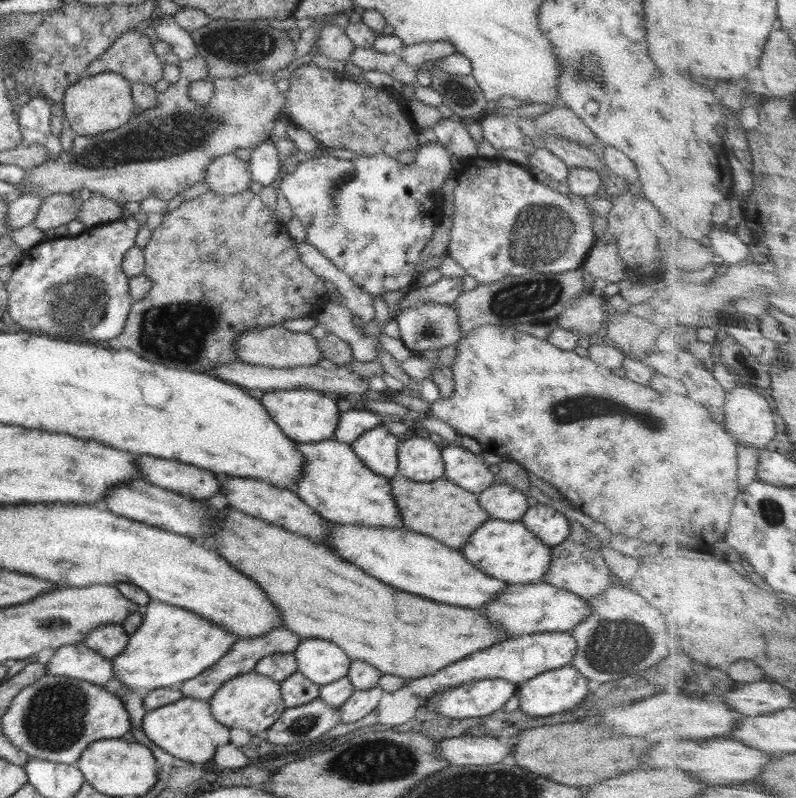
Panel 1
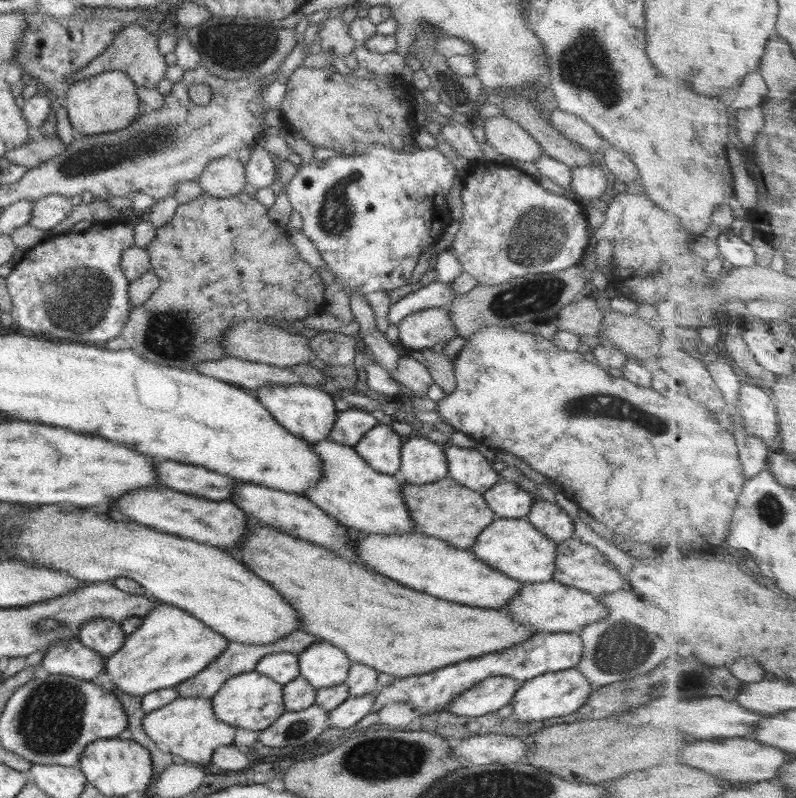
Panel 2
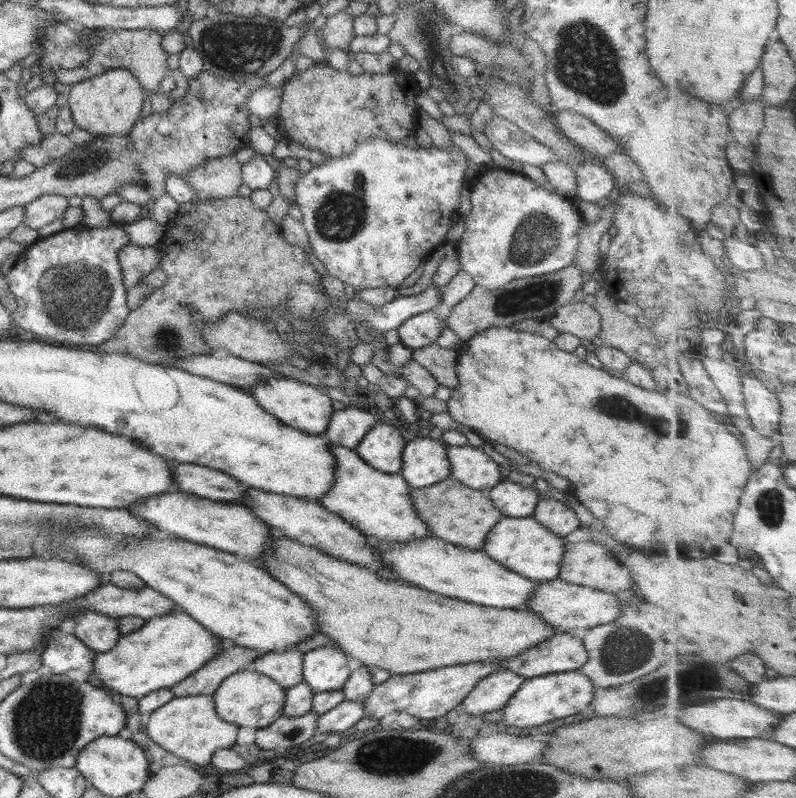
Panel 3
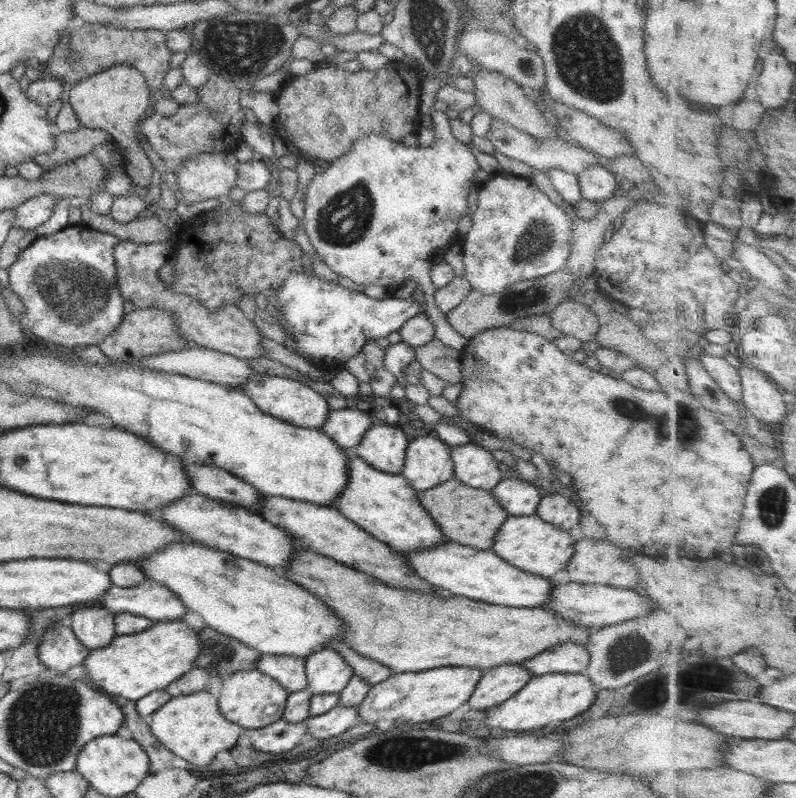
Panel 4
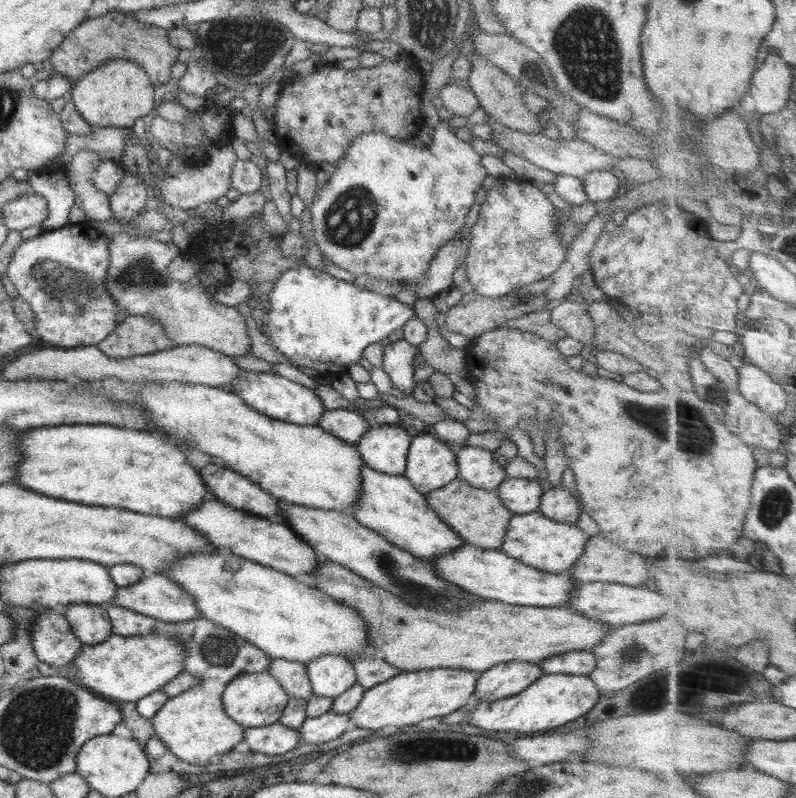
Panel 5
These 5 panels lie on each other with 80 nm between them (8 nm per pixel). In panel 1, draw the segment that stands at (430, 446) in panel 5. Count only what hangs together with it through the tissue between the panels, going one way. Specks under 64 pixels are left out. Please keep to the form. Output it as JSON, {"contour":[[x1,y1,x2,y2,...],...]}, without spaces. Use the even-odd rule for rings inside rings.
{"contour":[[412,437,399,444,398,472,414,482,430,482,444,476,443,458,440,458,440,447,426,438]]}

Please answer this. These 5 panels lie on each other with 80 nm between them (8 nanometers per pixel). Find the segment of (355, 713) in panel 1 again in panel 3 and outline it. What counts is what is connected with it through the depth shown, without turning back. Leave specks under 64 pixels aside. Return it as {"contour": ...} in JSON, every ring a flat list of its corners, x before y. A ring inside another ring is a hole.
{"contour":[[344,699,329,712,318,716,316,730,328,734,346,732,364,718,364,710,364,702]]}

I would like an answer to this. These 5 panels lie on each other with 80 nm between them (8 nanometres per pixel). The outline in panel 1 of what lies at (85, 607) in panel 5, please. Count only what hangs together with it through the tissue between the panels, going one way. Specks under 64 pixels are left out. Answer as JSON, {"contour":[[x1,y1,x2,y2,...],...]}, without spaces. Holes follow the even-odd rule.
{"contour":[[108,623,91,630,84,640,85,645,105,659,116,658,128,644,129,635,118,623]]}

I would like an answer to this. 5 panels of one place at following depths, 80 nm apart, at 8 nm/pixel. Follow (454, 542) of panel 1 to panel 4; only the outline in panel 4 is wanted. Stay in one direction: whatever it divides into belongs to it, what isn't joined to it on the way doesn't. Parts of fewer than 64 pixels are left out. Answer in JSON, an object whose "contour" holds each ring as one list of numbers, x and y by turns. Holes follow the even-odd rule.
{"contour":[[452,477,437,487,417,491,417,497,428,515,441,528,447,540,482,550,490,550,496,531,510,516,497,503,492,492,472,488,456,477]]}

